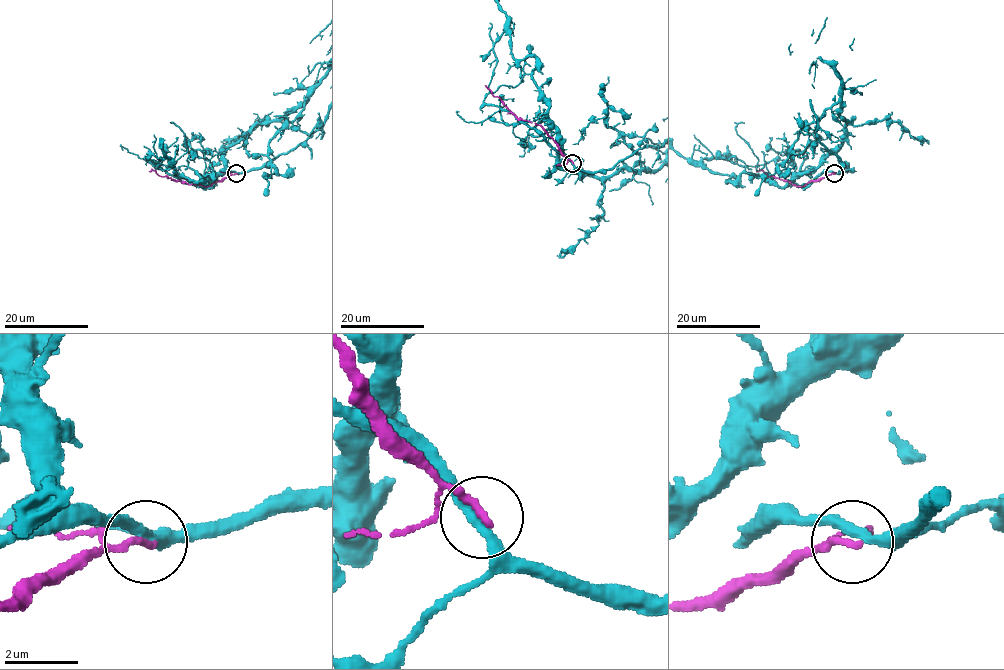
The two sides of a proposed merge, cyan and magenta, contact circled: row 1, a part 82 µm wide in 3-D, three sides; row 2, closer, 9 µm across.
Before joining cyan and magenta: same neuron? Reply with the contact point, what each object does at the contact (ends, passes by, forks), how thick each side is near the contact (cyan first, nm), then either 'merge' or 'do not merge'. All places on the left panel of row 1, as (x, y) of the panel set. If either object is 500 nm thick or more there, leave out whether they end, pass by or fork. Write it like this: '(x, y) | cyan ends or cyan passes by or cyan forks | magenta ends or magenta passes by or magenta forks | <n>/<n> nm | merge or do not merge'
(236, 173) | cyan passes by | magenta ends | 280/200 nm | do not merge

